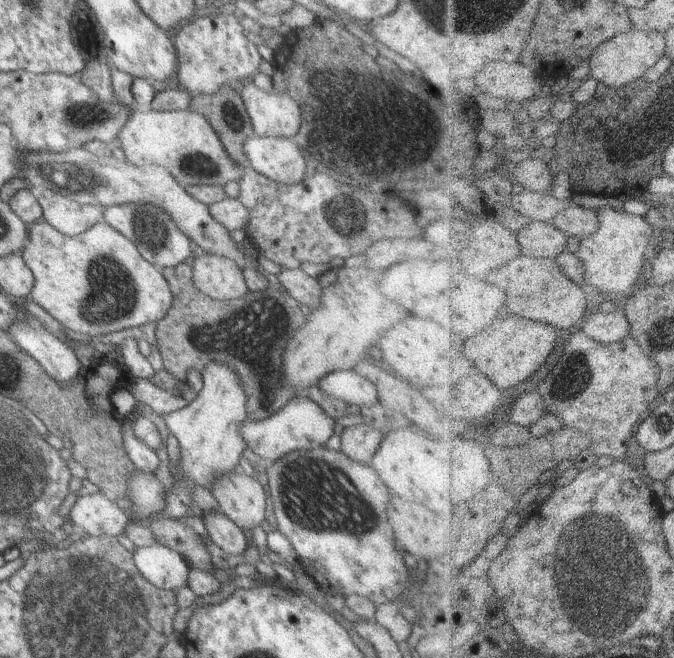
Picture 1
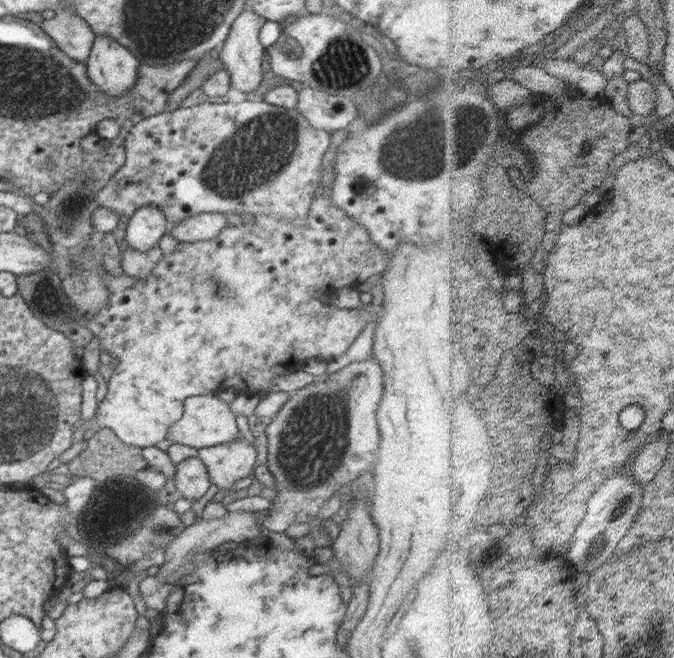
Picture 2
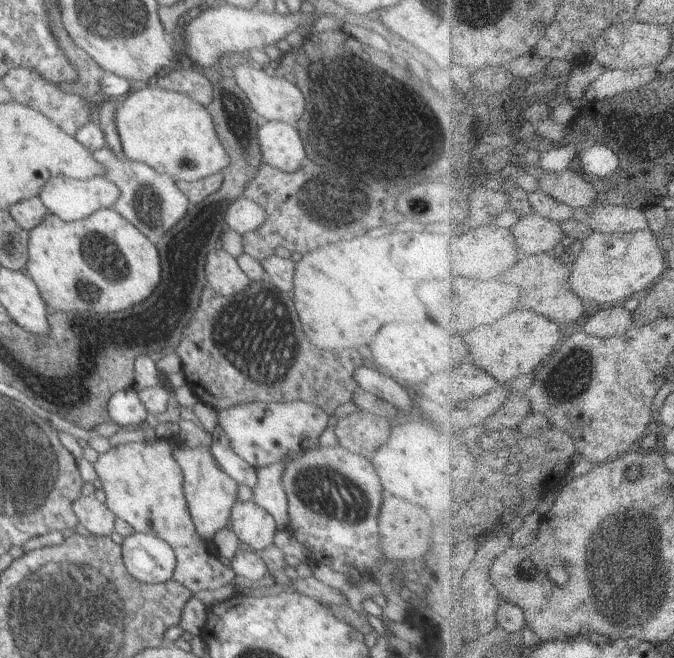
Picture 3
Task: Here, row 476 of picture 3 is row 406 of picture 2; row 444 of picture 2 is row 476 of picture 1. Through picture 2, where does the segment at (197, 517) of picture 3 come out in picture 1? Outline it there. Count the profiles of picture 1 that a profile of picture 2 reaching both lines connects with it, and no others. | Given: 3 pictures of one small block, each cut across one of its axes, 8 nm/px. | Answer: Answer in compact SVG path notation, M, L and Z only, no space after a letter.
M224 361L208 363L201 374L203 387L198 392L197 398L184 408L164 416L168 430L179 442L186 483L182 482L179 488L173 486L166 495L166 508L154 516L148 516L147 521L175 520L191 516L188 506L192 501L195 486L201 484L211 491L211 486L218 475L238 469L239 459L247 448L246 439L241 433L241 425L247 420L248 397L241 376Z

